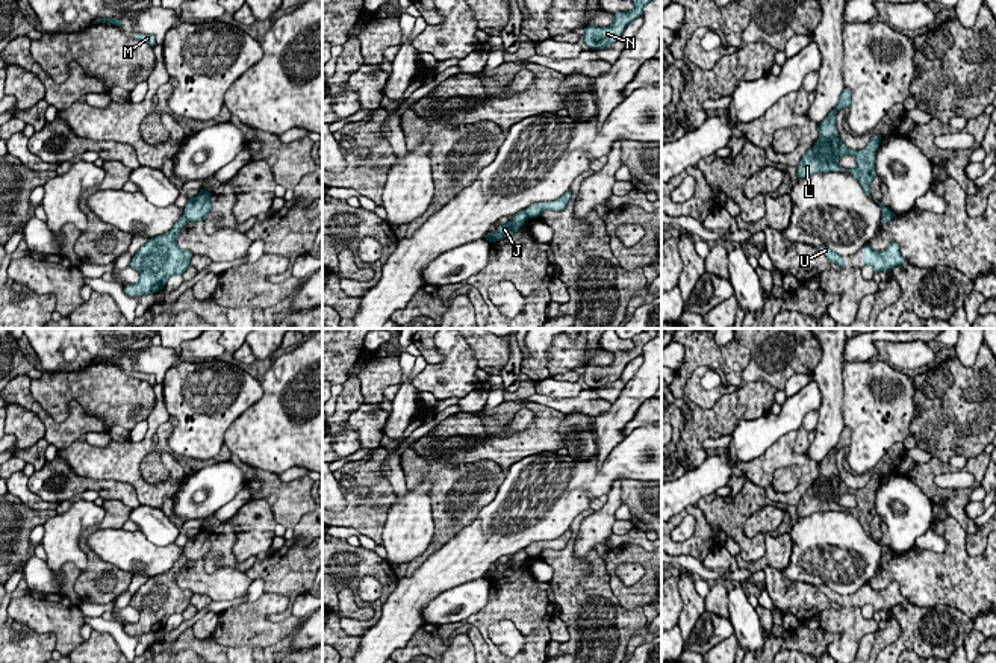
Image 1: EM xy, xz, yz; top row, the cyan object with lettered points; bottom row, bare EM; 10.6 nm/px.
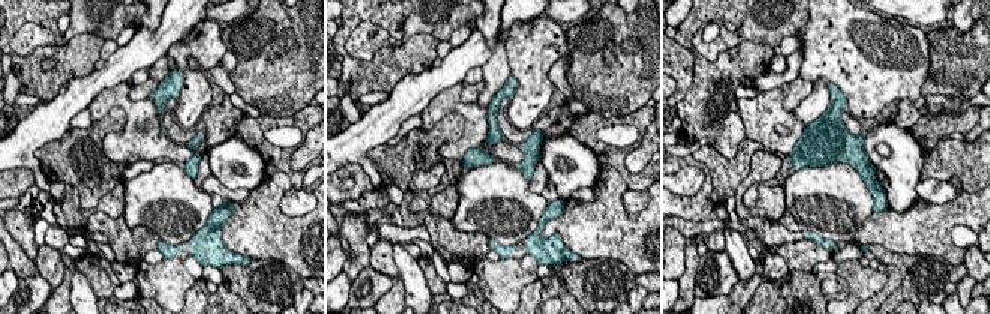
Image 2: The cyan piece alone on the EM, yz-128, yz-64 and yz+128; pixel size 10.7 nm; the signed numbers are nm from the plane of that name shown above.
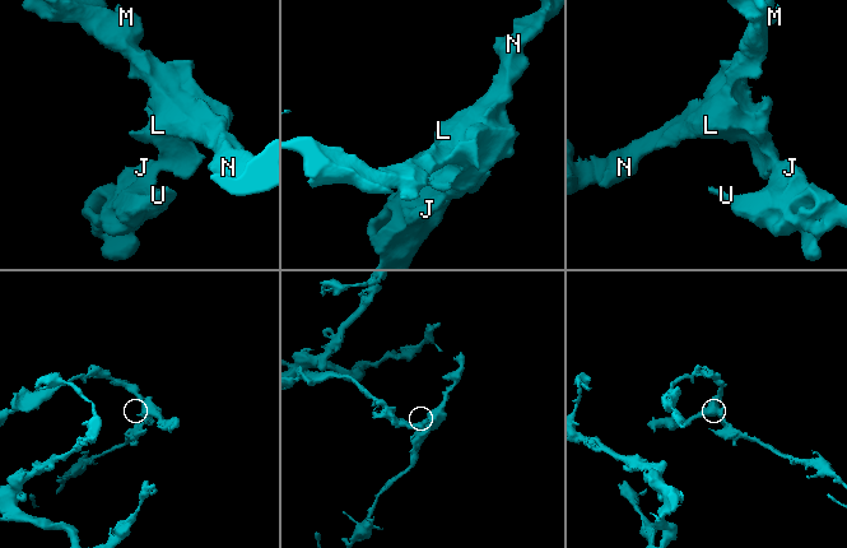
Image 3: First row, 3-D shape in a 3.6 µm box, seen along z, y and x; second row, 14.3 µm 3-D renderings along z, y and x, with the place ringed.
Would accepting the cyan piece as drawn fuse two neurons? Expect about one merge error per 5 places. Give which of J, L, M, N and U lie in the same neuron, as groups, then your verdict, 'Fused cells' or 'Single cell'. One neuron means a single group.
Groups: J U / L M N. Fused cells

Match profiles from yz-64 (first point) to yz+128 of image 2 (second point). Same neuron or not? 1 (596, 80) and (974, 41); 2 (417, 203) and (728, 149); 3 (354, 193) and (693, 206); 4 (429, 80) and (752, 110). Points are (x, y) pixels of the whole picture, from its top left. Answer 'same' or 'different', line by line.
1: same
2: different
3: same
4: different

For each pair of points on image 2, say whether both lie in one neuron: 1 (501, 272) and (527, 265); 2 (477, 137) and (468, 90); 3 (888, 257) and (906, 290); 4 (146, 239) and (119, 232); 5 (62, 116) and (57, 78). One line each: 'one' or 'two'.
1: two
2: two
3: one
4: one
5: two

